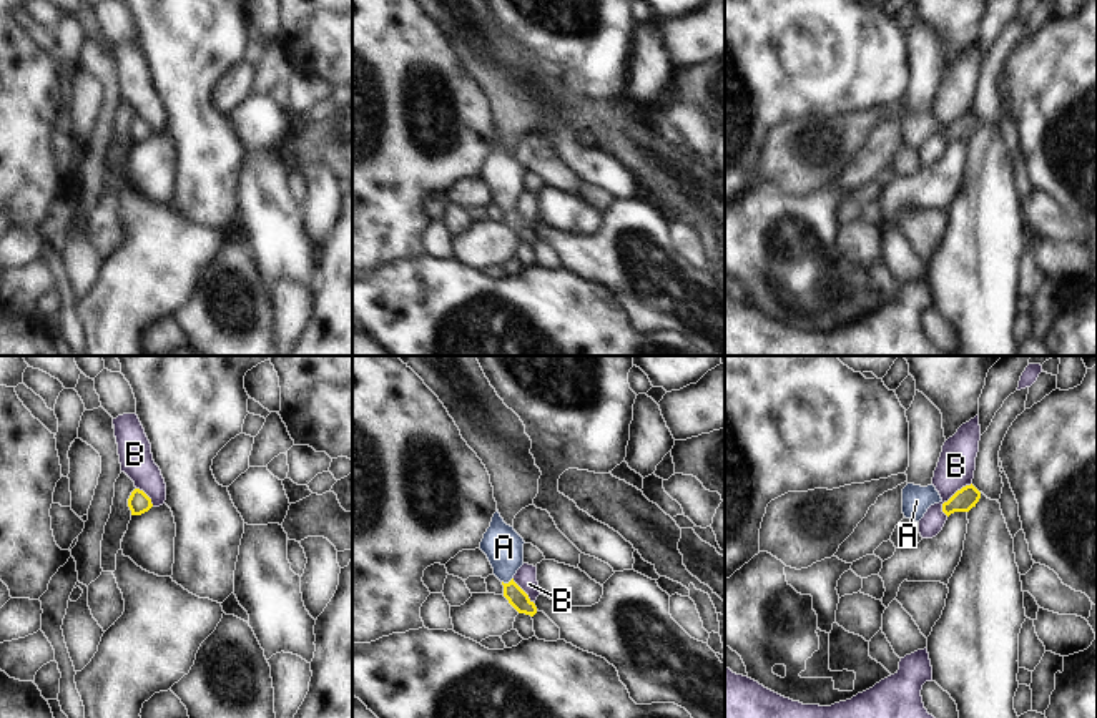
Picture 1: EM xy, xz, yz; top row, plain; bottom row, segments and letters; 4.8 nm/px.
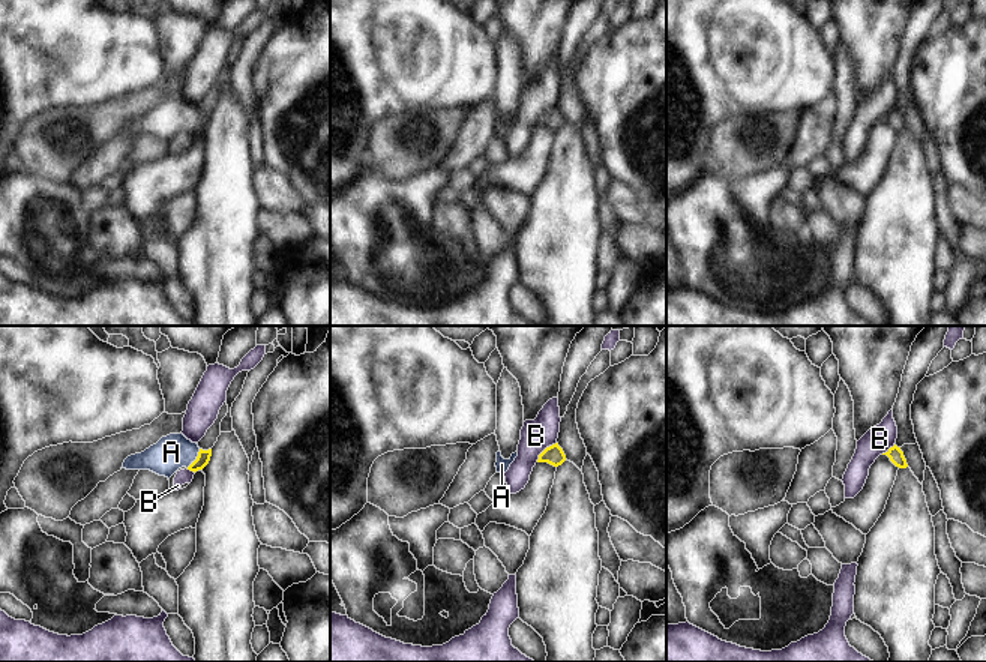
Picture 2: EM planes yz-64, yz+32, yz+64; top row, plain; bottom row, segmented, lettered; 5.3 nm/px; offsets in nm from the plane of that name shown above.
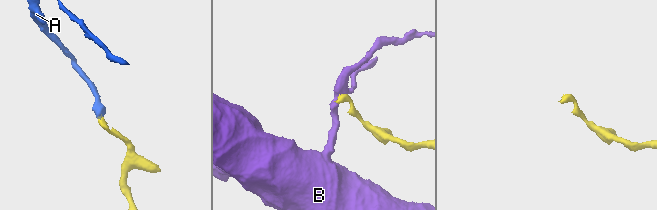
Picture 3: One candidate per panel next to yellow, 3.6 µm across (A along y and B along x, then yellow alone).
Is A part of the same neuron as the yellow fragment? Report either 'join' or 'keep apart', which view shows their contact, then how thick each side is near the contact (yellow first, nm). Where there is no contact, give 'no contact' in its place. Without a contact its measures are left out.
join | xz | 90/190 nm

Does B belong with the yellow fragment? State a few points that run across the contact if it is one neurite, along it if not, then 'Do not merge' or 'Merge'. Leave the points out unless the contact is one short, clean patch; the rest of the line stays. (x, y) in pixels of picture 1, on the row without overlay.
Line: yz (971, 110), (958, 117), (943, 132), (946, 143). Do not merge.

